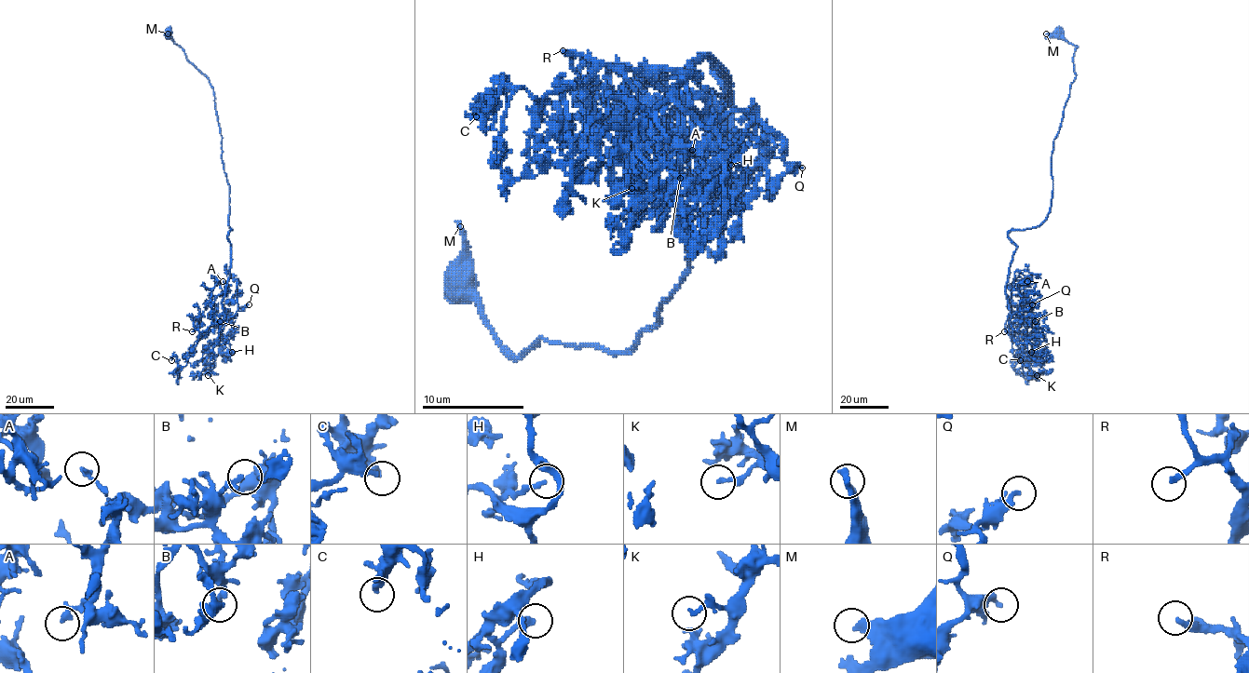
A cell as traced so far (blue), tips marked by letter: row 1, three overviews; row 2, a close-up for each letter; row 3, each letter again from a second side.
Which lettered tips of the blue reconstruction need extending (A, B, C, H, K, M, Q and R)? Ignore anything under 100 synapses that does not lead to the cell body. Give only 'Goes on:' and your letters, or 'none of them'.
Goes on: R

